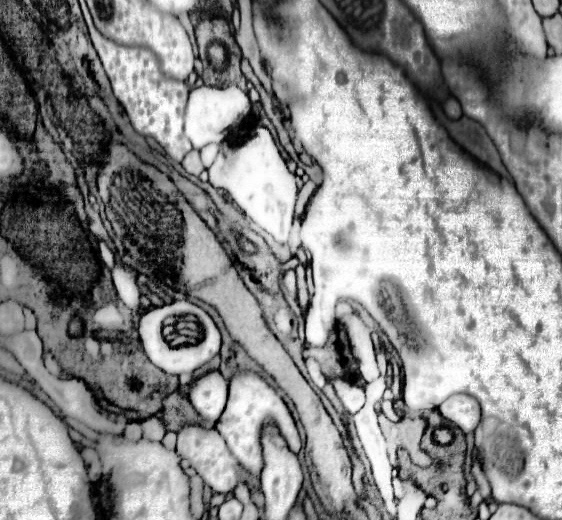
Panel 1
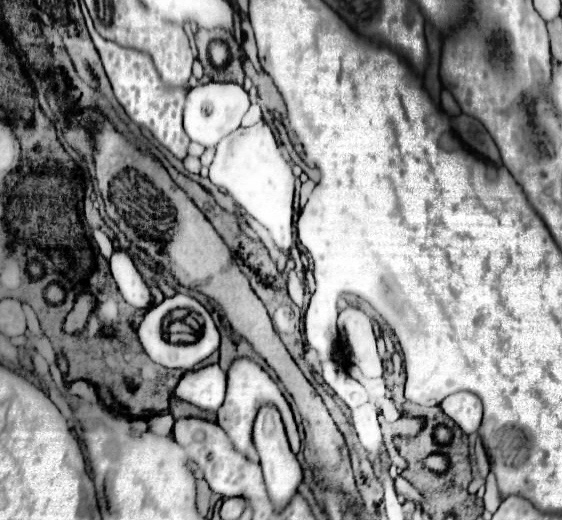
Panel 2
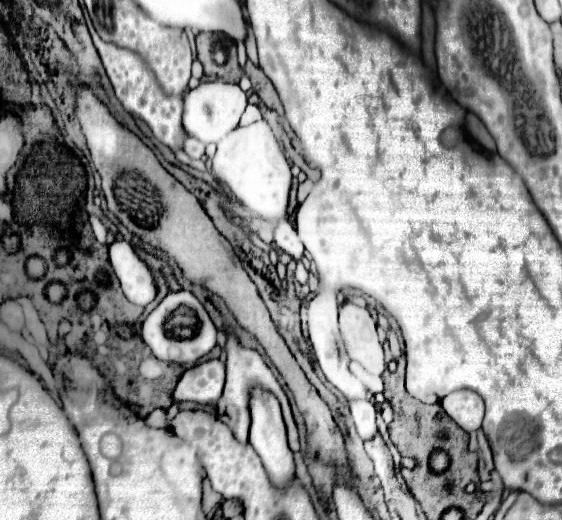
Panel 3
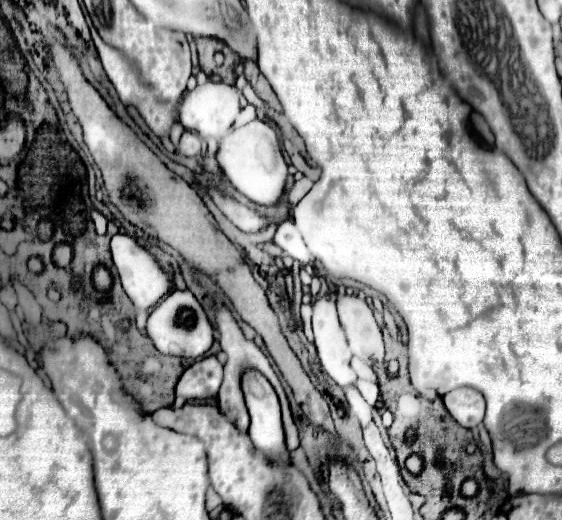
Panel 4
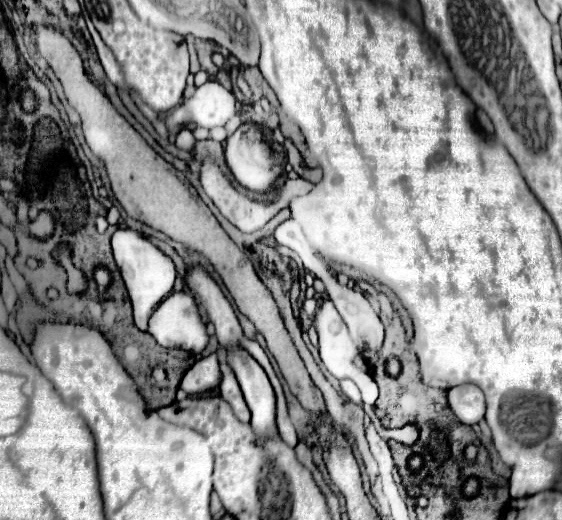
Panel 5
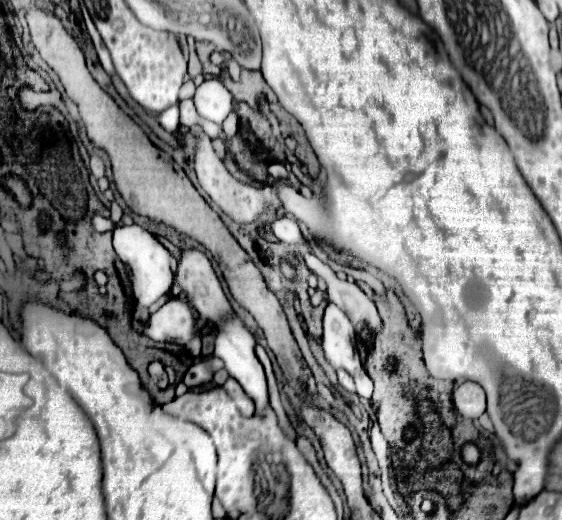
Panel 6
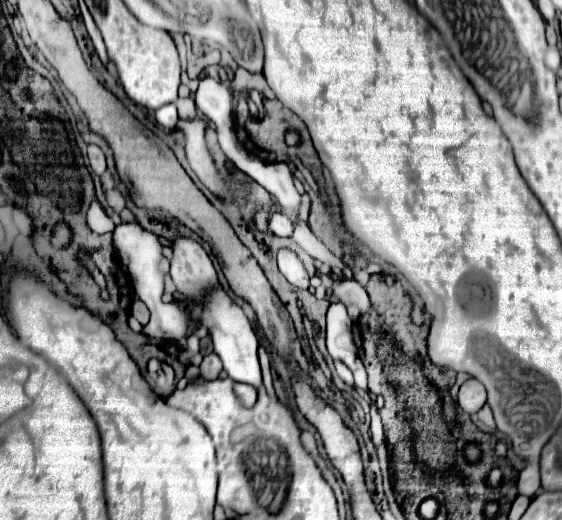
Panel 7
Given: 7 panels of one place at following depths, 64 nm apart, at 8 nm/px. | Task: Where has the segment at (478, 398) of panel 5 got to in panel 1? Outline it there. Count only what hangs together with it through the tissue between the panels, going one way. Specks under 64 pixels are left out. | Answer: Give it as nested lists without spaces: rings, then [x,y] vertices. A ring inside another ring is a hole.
[[[454,394],[454,396],[450,396],[446,402],[442,402],[438,406],[438,412],[446,420],[454,422],[464,434],[474,432],[478,422],[480,422],[478,400],[468,396],[468,394]]]

